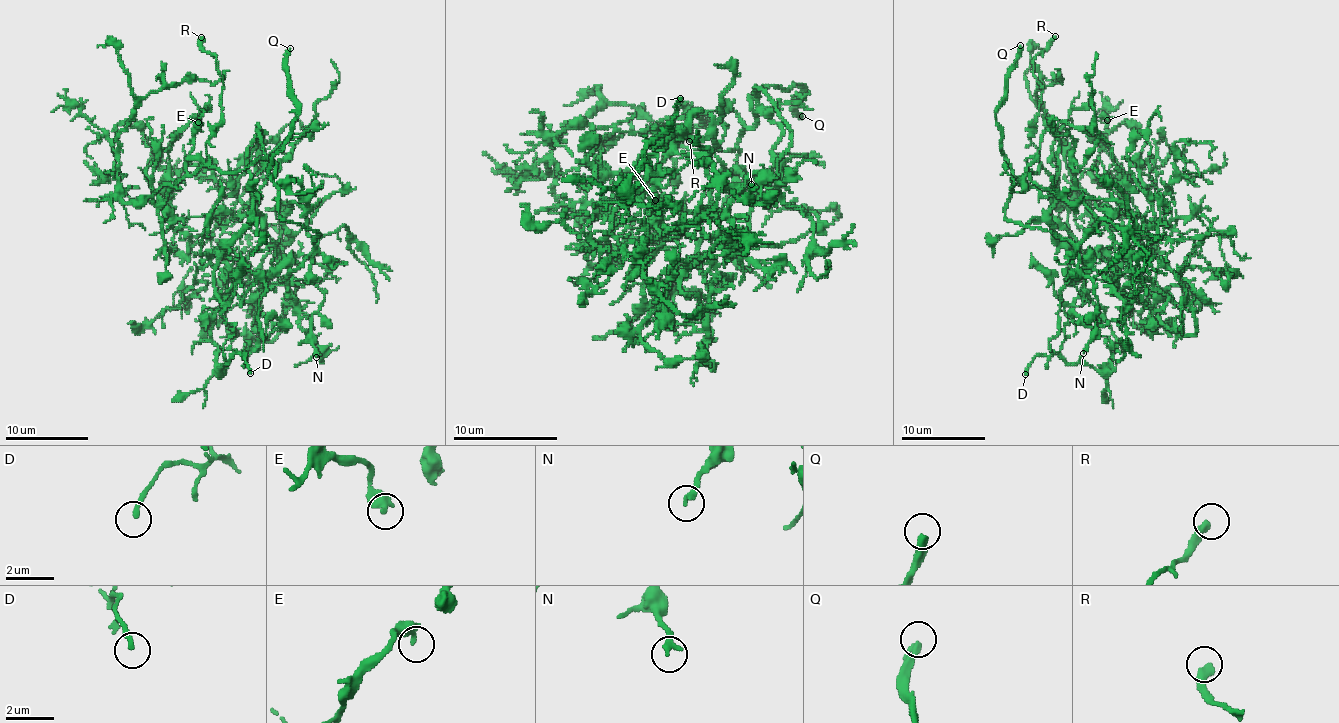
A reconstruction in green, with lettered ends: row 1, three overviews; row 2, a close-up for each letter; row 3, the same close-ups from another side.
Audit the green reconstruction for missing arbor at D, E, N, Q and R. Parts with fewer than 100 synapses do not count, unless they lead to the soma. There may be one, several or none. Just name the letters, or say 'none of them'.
Q

